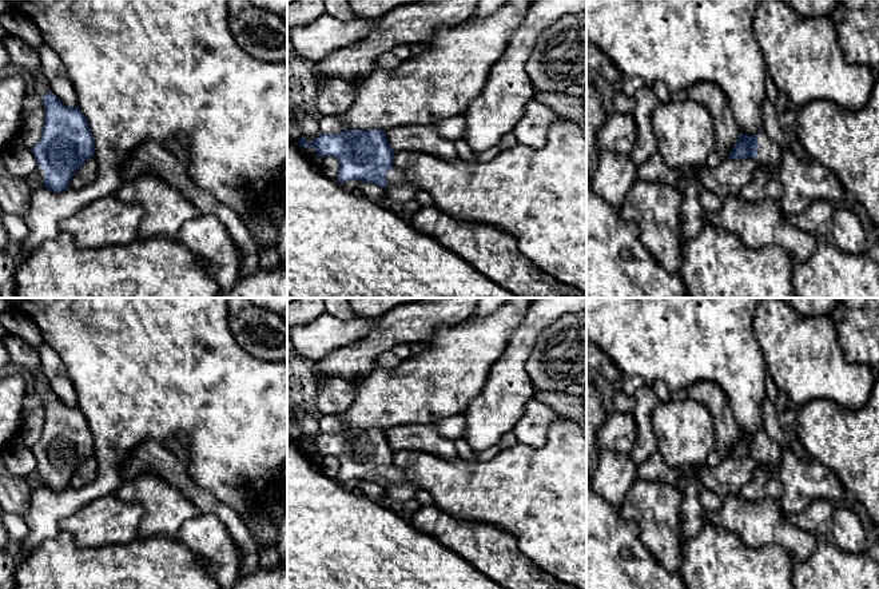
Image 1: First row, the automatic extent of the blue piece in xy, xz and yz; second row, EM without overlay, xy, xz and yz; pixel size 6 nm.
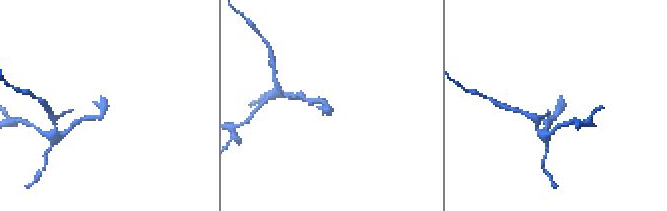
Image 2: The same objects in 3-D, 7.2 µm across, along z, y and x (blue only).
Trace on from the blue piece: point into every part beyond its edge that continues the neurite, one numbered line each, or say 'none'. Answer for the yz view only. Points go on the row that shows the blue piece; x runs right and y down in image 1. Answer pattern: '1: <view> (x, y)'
1: yz (770, 152)

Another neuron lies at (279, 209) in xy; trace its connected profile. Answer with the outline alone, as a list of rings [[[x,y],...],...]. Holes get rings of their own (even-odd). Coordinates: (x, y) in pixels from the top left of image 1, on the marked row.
[[[278,198],[271,206],[271,220],[278,228],[277,251],[283,262],[287,263],[287,199]]]

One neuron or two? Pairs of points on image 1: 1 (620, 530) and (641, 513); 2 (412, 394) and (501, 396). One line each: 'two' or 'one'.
1: two
2: two

